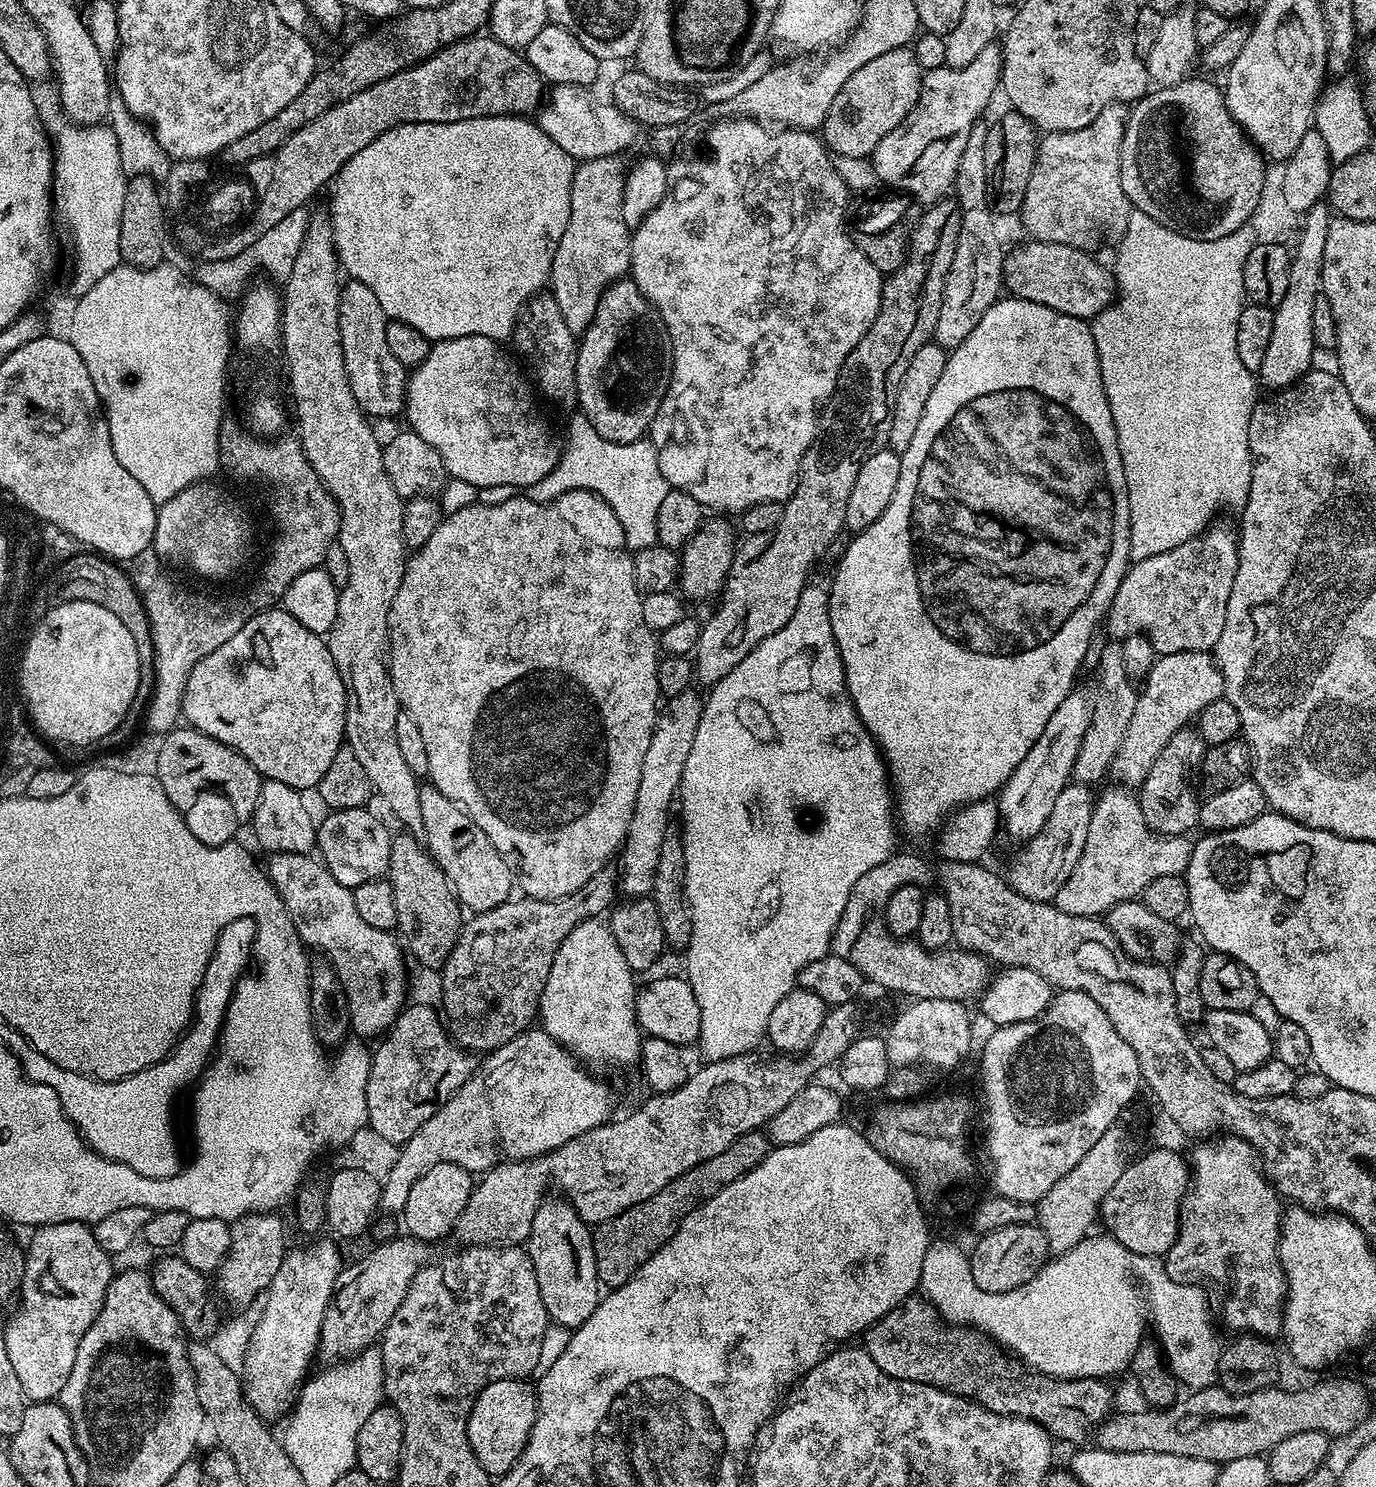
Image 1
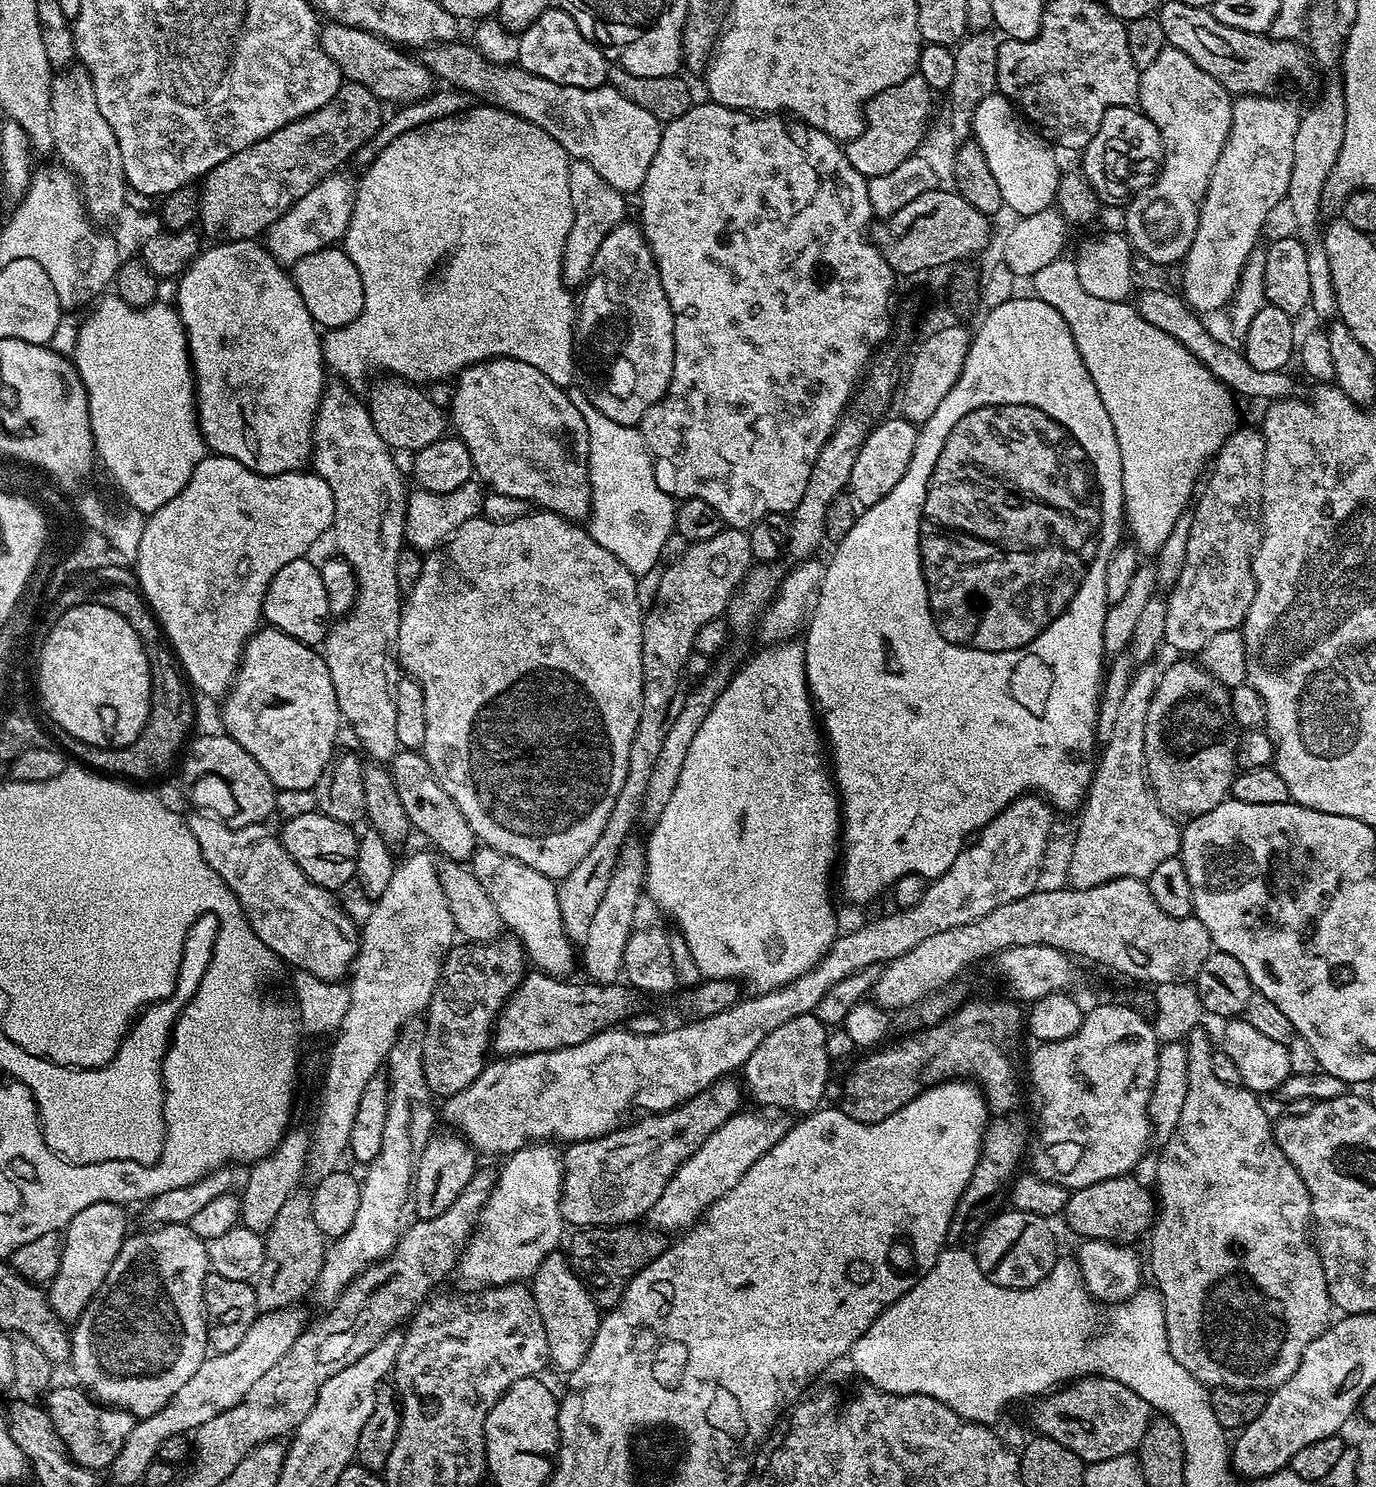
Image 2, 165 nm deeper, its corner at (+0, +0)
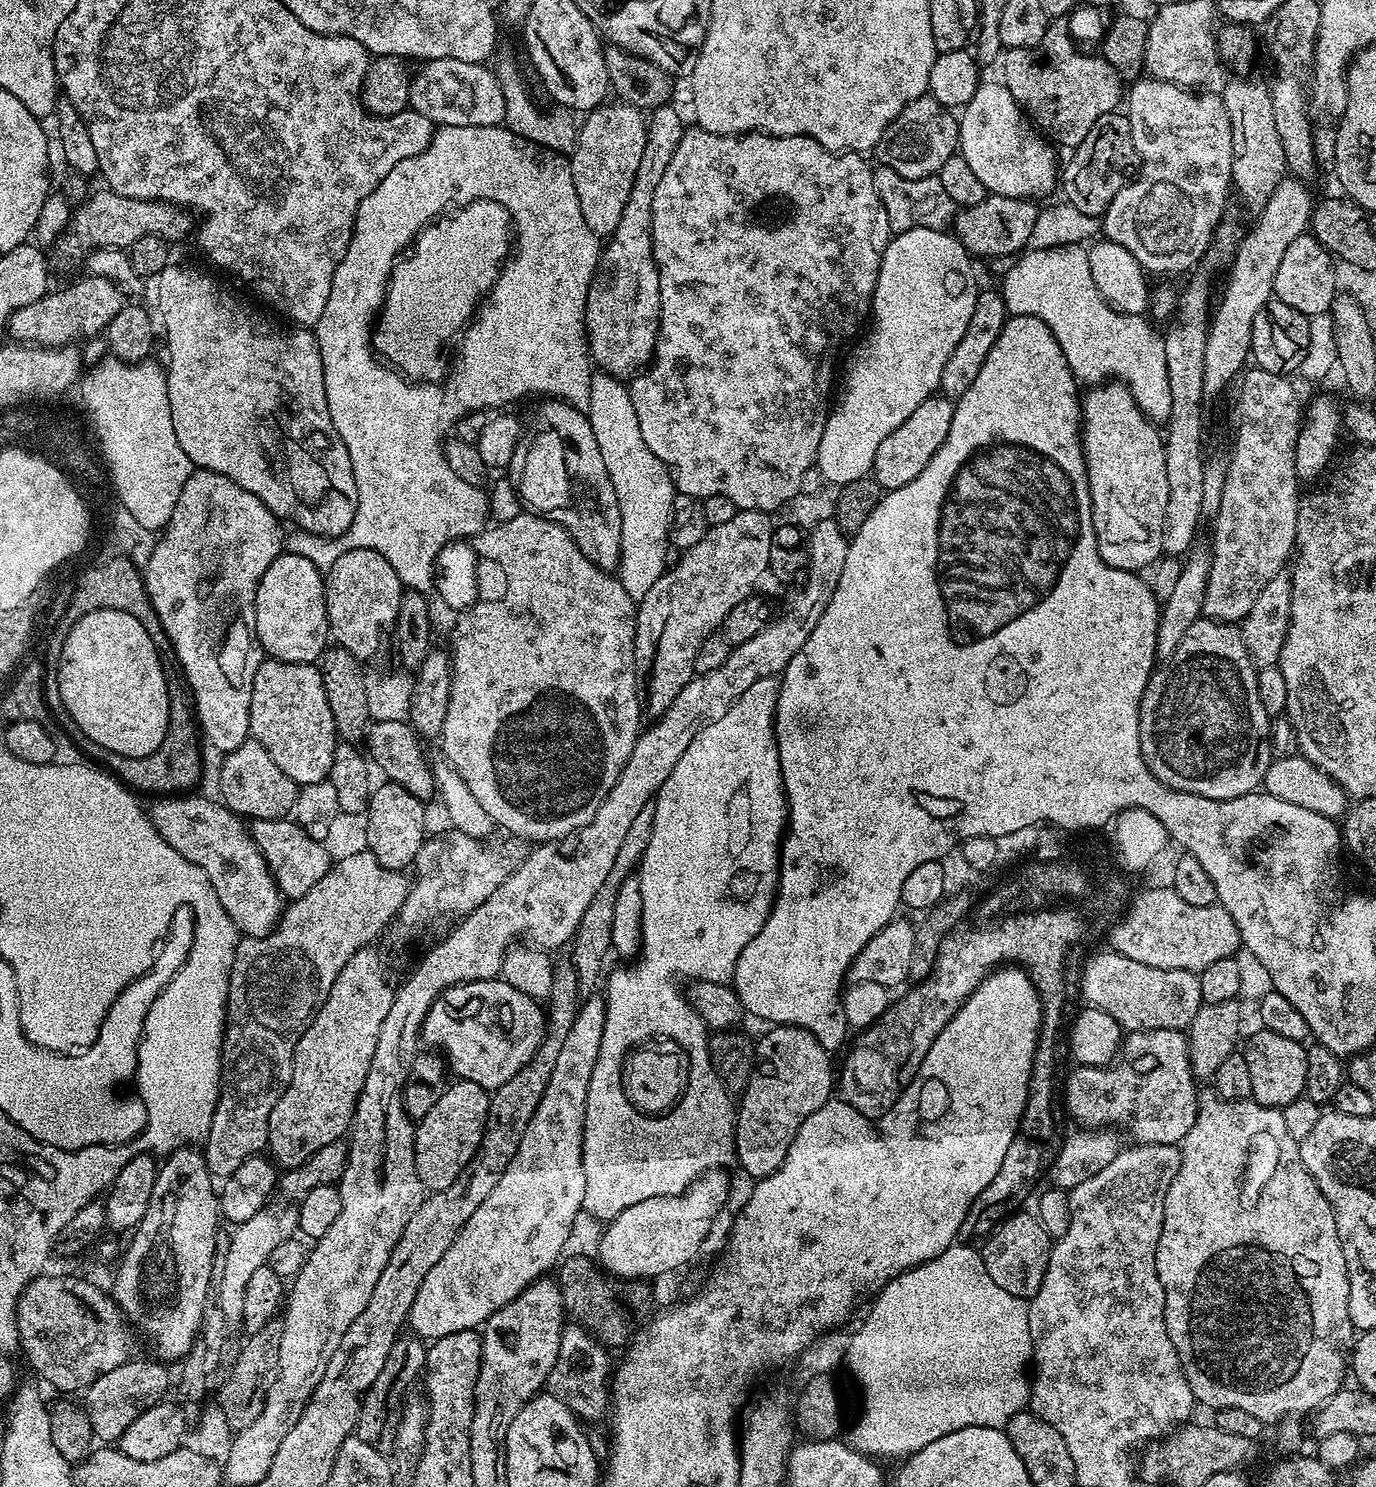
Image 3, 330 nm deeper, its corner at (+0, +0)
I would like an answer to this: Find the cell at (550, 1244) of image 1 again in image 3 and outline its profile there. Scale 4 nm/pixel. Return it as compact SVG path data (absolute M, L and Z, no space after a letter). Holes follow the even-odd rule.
M565 1323L558 1342L558 1358L548 1375L547 1391L581 1421L605 1419L610 1408L609 1349L605 1348L583 1323Z

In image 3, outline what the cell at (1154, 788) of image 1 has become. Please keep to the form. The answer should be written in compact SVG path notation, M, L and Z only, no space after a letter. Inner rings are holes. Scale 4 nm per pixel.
M1201 618L1190 626L1190 630L1178 642L1178 650L1169 660L1163 661L1153 671L1152 677L1148 680L1146 690L1142 694L1140 703L1140 749L1144 755L1146 766L1155 776L1160 779L1167 788L1173 788L1175 792L1185 792L1186 794L1198 794L1202 798L1214 798L1215 800L1233 800L1239 796L1245 796L1257 791L1264 783L1264 775L1269 766L1272 765L1272 743L1268 740L1268 725L1270 717L1262 707L1262 698L1258 698L1258 678L1257 667L1252 663L1241 629L1236 624L1225 624L1223 620L1210 620Z

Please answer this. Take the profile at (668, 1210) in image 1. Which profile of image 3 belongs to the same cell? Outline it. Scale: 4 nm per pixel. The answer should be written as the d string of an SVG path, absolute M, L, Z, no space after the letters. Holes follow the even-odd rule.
M572 1256L559 1265L558 1283L567 1315L579 1318L584 1327L609 1350L623 1349L637 1331L636 1319L652 1304L651 1283L592 1276L592 1264L584 1256Z

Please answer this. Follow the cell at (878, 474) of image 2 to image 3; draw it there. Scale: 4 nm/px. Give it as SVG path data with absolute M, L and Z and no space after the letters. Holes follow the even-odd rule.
M931 396L922 402L922 406L918 406L918 410L914 410L914 414L910 414L910 418L906 418L906 422L902 422L902 426L898 426L898 430L894 430L894 434L882 441L882 446L878 446L878 454L874 454L870 473L872 479L879 482L881 489L906 486L906 482L914 482L914 478L926 470L930 458L938 454L938 446L942 446L942 442L946 442L946 434L950 434L950 422L954 422L955 409L955 403L947 396Z

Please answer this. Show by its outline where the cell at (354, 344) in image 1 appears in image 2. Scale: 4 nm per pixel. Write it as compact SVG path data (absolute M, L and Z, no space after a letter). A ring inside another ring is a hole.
M384 378L388 380L380 380L366 395L366 403L368 405L368 413L374 422L374 430L378 430L378 434L382 434L382 442L386 442L388 447L397 453L408 452L414 454L418 450L422 450L426 446L430 446L432 442L438 442L445 439L444 424L446 428L446 412L445 409L436 406L428 397L427 391L423 387L417 386L407 380L399 378Z

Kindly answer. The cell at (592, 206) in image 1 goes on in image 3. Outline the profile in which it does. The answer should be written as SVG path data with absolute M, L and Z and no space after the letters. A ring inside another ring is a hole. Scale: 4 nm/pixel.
M605 102L583 117L576 133L576 148L570 154L574 190L578 190L582 218L586 218L586 226L598 234L611 234L622 219L622 206L626 206L626 198L630 198L630 186L634 186L634 174L638 174L638 162L642 162L642 150L646 146L645 113L626 103L615 103Z

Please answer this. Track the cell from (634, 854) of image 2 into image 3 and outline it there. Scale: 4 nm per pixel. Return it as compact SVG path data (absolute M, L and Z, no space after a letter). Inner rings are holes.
M593 994L580 1004L538 1110L534 1110L530 1126L526 1126L522 1142L518 1142L514 1162L506 1166L506 1174L490 1190L486 1202L470 1214L470 1222L462 1226L450 1250L422 1278L406 1321L421 1340L431 1342L446 1338L446 1334L479 1329L506 1302L518 1298L533 1282L557 1267L572 1223L584 1207L586 1176L582 1146L586 1090L590 1088L606 1026L604 1001L603 995Z

